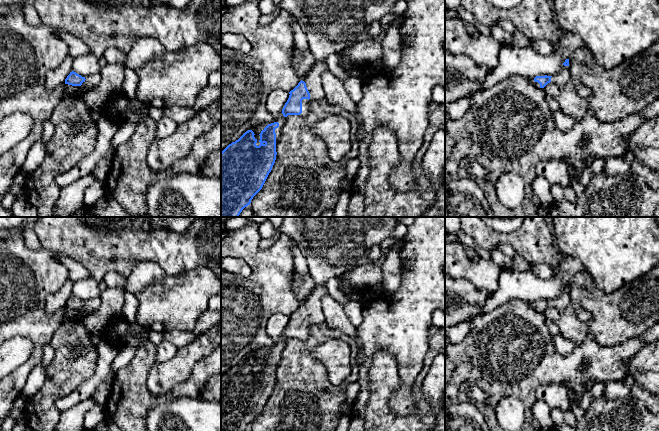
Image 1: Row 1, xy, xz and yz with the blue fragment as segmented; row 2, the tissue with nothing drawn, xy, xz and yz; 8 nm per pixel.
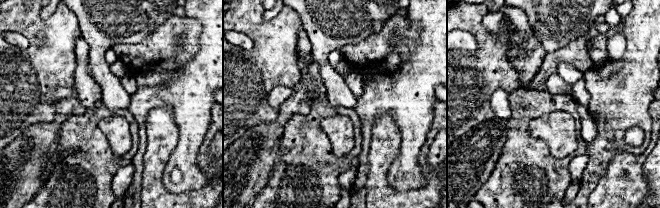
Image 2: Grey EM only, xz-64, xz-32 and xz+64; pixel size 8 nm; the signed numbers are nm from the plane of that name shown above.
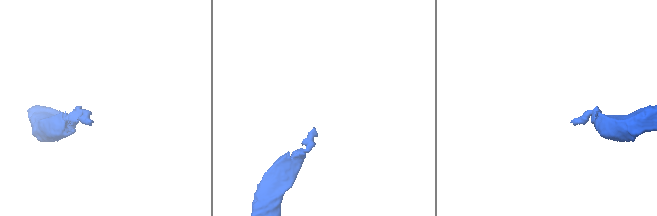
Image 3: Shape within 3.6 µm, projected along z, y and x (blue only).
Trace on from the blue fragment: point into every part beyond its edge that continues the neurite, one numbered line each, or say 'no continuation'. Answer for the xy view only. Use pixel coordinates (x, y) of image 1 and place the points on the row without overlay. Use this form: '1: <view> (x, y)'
1: xy (91, 305)

